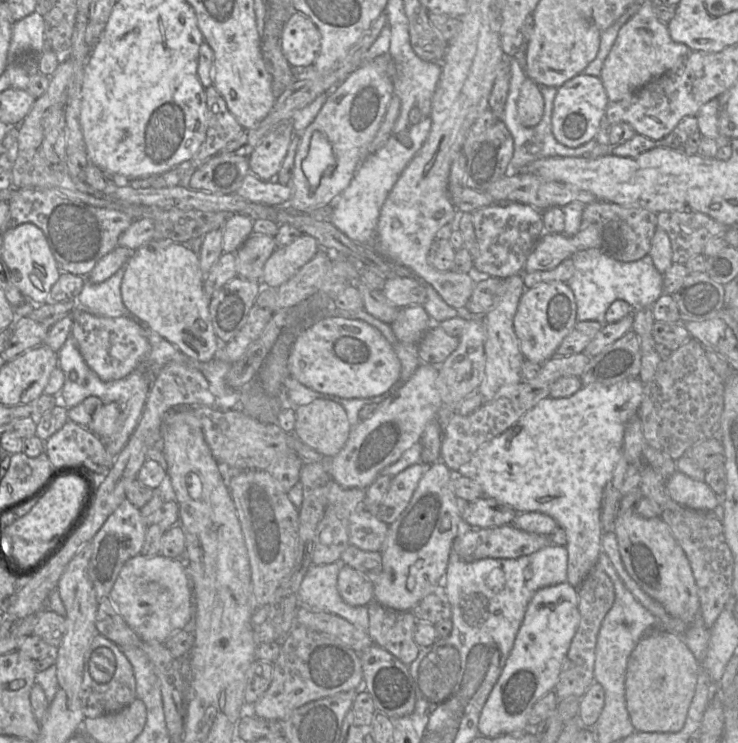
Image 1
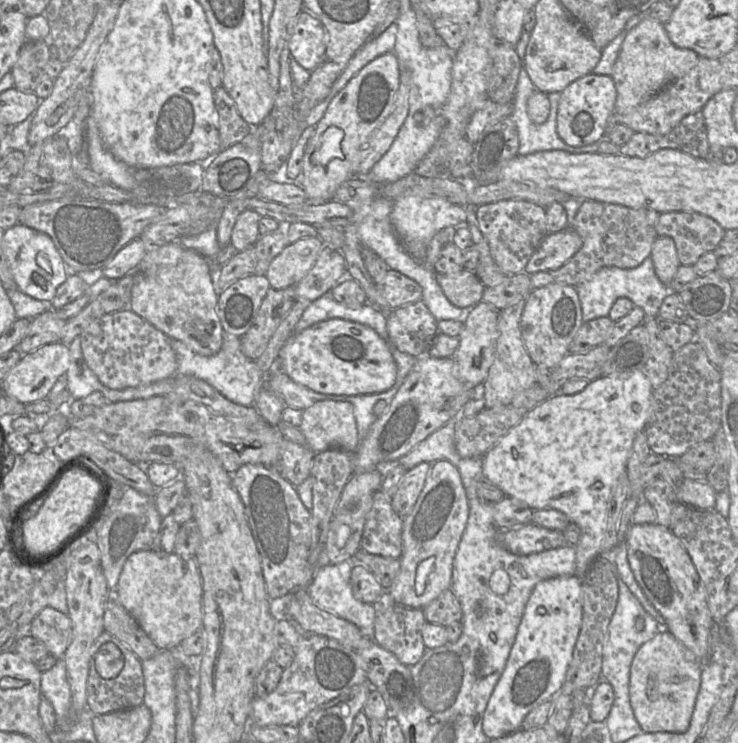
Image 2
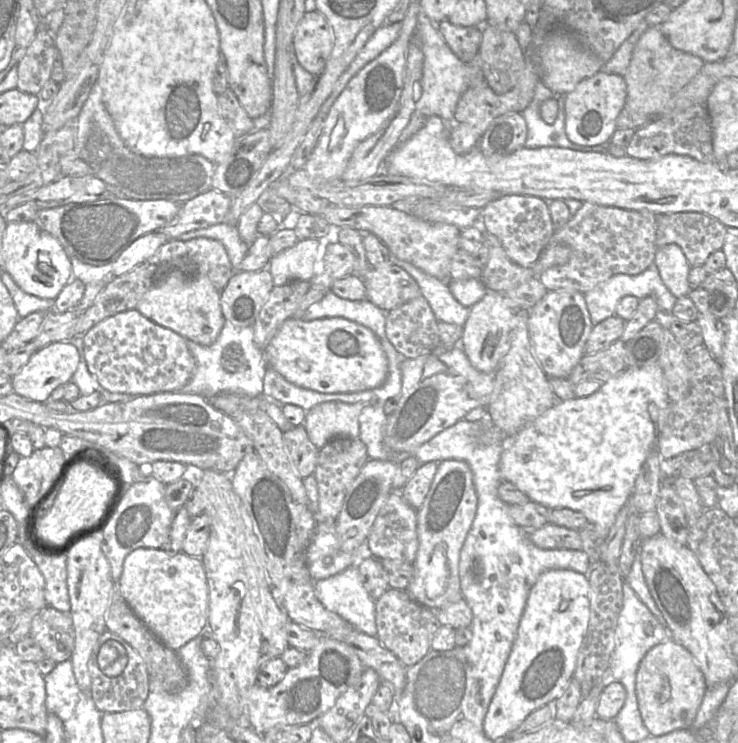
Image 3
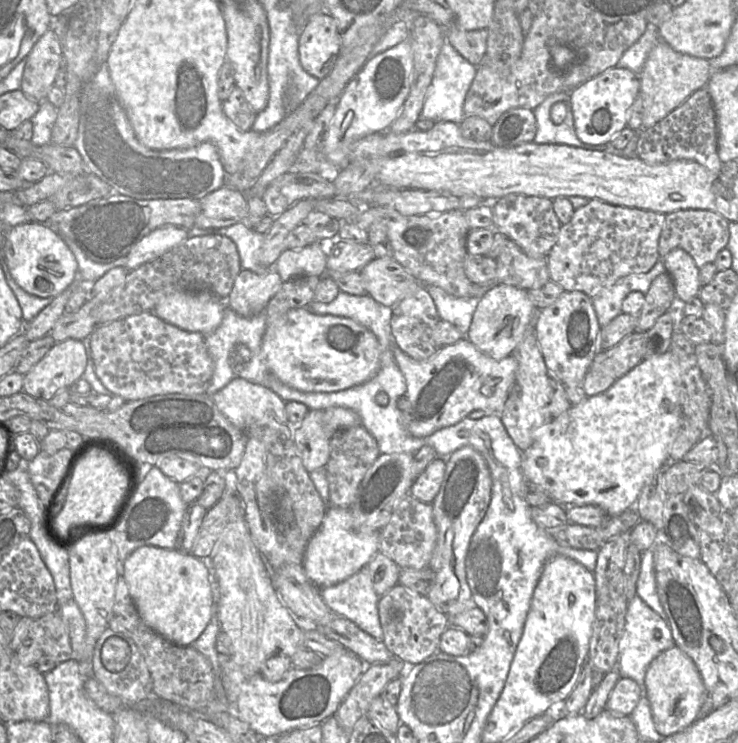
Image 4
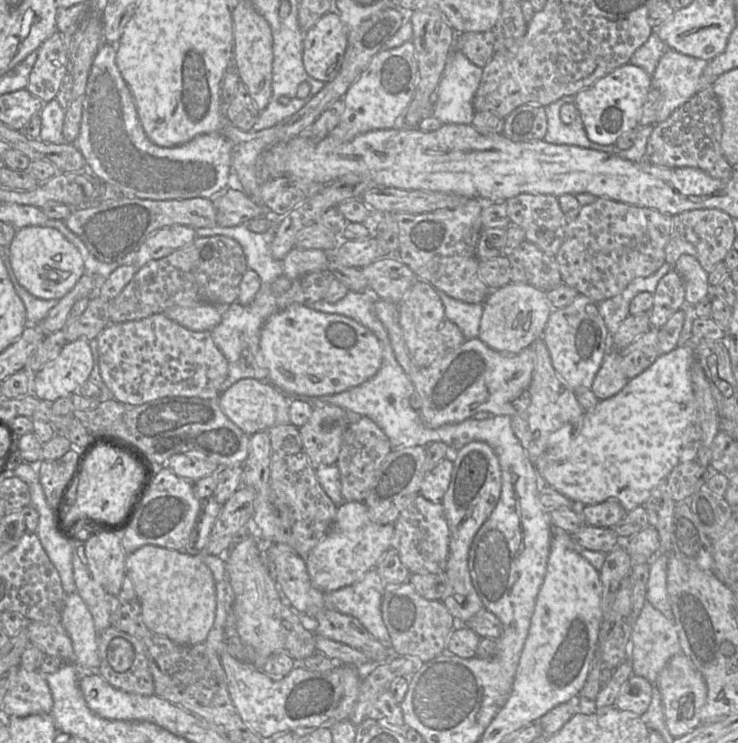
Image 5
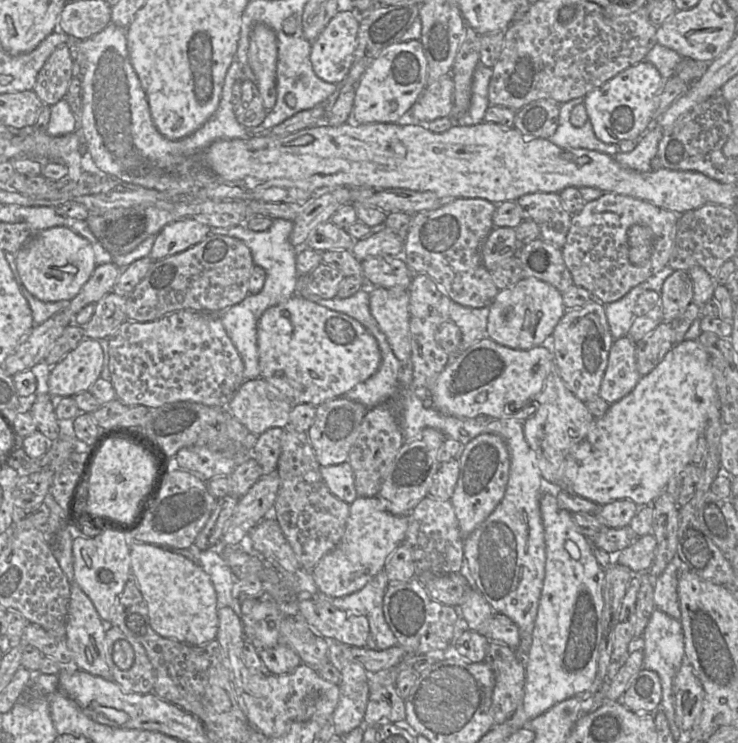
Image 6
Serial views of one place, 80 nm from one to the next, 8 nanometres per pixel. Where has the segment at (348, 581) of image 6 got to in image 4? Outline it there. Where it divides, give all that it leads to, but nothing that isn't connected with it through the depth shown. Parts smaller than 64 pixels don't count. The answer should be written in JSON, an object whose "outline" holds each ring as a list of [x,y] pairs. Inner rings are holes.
{"outline":[[[329,506],[318,530],[311,536],[303,560],[306,575],[319,588],[338,584],[362,568],[379,553],[379,532],[363,534],[354,530],[348,508]]]}

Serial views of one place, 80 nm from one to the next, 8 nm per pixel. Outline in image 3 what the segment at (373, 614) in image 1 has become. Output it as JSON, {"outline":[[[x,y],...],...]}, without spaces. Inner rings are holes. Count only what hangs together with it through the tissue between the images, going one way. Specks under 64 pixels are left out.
{"outline":[[[389,588],[375,604],[377,638],[405,667],[418,663],[432,649],[431,642],[441,623],[436,612],[416,602],[405,590]]]}

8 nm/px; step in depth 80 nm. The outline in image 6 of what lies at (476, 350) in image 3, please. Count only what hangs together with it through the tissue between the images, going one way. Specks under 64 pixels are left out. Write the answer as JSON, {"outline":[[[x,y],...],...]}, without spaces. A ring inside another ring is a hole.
{"outline":[[[535,277],[521,279],[515,285],[500,290],[489,305],[487,335],[496,343],[518,350],[548,346],[554,328],[567,311],[562,293],[553,285]]]}

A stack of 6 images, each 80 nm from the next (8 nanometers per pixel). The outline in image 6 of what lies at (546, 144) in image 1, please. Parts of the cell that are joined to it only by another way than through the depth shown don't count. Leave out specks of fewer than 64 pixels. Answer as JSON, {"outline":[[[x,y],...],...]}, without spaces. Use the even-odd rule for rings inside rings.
{"outline":[[[578,97],[560,104],[559,124],[549,140],[563,148],[585,148],[614,156],[619,151],[618,145],[599,140],[589,120],[581,127],[575,127],[571,124],[571,110],[583,102],[584,98]]]}

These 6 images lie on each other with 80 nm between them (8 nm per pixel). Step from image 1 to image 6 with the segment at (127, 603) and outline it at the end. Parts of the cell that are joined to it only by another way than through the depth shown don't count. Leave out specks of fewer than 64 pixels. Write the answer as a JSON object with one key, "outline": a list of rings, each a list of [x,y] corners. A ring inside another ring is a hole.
{"outline":[[[131,541],[131,576],[147,604],[151,627],[162,637],[189,645],[216,639],[218,604],[210,576],[200,565],[163,547]]]}

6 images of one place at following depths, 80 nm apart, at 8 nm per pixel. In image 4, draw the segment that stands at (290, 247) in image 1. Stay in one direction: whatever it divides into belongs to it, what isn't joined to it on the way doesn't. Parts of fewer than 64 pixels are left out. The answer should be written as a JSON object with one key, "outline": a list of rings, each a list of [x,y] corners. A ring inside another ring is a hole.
{"outline":[[[314,242],[301,249],[286,249],[273,268],[283,282],[305,276],[323,277],[327,271],[326,247]]]}

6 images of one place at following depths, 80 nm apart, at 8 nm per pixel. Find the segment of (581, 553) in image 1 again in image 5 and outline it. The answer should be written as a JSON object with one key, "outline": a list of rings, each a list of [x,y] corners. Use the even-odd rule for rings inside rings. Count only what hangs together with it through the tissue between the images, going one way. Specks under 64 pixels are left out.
{"outline":[[[685,344],[677,346],[670,352],[659,356],[655,362],[642,373],[629,379],[623,389],[616,395],[599,400],[595,408],[585,411],[582,417],[581,430],[575,430],[571,424],[567,424],[552,433],[545,450],[533,462],[538,475],[541,476],[549,486],[571,499],[576,505],[587,506],[599,504],[607,500],[617,500],[627,512],[638,506],[642,506],[649,498],[651,490],[660,481],[666,479],[672,469],[680,463],[681,449],[683,449],[687,442],[695,440],[696,402],[690,379],[690,367],[695,360],[695,352],[691,345]]]}

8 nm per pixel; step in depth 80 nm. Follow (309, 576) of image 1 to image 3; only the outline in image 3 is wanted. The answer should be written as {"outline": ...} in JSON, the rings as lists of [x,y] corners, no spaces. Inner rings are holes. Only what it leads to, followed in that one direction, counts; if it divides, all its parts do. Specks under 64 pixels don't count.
{"outline":[[[350,566],[342,572],[314,582],[317,599],[359,631],[377,636],[376,601],[363,586],[359,568]]]}

